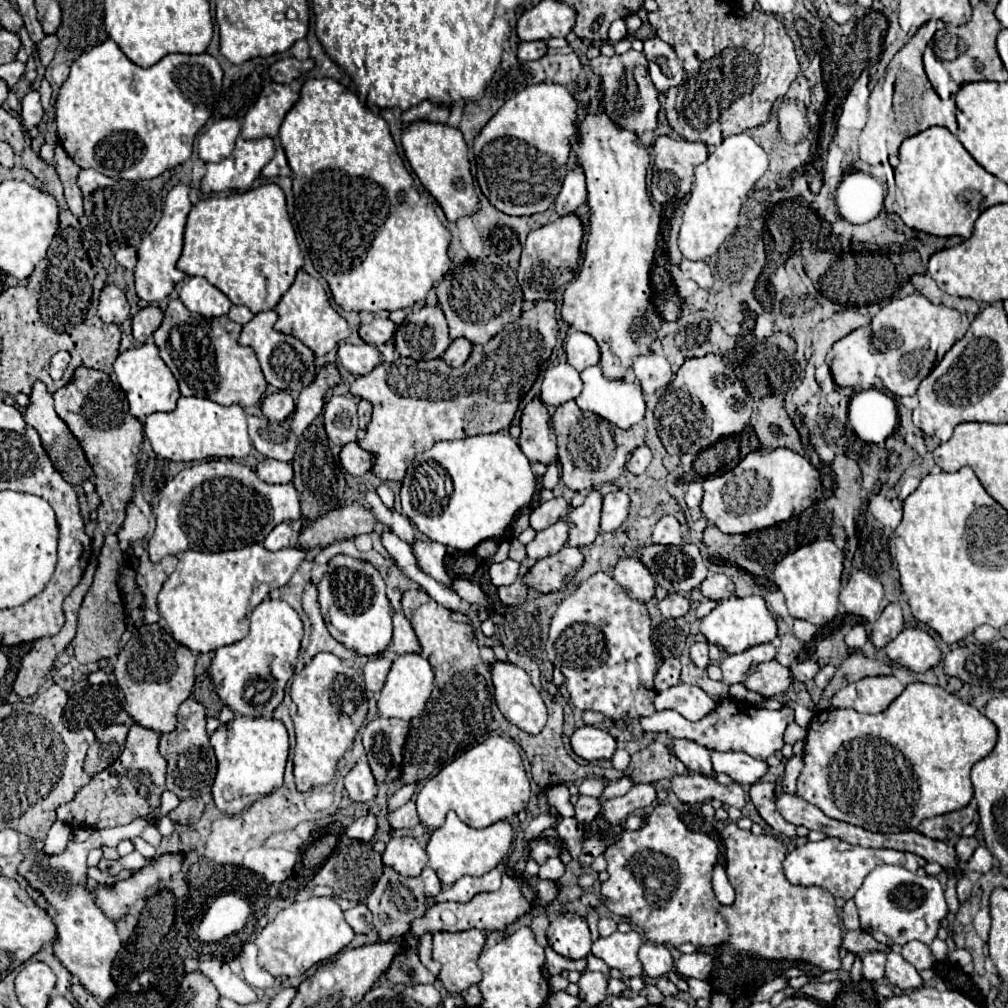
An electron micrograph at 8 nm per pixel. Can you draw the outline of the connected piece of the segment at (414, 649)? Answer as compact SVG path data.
M396 611L392 615L392 621L394 621L394 637L392 637L392 651L398 653L398 655L404 655L404 653L418 653L420 651L420 643L418 643L418 637L410 625L410 621L404 617L402 611Z

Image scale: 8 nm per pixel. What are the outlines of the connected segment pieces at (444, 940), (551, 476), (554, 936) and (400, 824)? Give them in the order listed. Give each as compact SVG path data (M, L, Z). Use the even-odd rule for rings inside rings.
M468 929L460 933L434 933L432 959L442 965L438 979L448 993L462 993L482 979L476 959L484 947L484 933Z
M552 463L552 465L548 467L548 471L546 471L546 475L542 477L542 483L544 483L544 487L546 487L546 489L554 489L554 487L556 487L556 483L558 483L558 479L560 479L558 463Z
M560 913L548 927L546 933L548 945L562 957L582 959L590 955L592 937L586 923L586 917L578 913Z
M410 799L406 805L402 805L396 811L388 811L386 821L392 829L408 829L408 827L416 827L418 821L418 813L416 813L416 805L414 799Z

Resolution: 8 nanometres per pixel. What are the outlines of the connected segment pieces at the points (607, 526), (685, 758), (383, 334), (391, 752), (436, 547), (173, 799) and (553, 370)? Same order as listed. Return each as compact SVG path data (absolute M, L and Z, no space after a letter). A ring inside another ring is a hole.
M614 491L604 495L602 501L602 523L600 523L600 531L614 531L618 529L628 515L628 495L624 491Z
M672 739L672 753L694 773L712 775L712 763L710 763L710 751L702 745L696 745L696 741L684 741L684 739Z
M376 317L370 325L362 325L360 327L360 337L366 341L366 343L372 343L372 345L382 345L386 341L392 339L394 335L394 329L396 325L388 319L388 317Z
M376 717L362 731L362 743L368 755L370 769L378 783L398 779L402 745L408 733L408 723L402 719Z
M416 541L412 545L412 551L414 551L422 571L426 571L434 579L438 579L442 585L450 587L450 577L448 577L448 573L444 569L446 547L442 543L436 543L436 541L428 541L428 543L426 541Z
M164 791L164 793L162 793L162 805L156 809L156 815L158 815L158 817L162 817L162 815L170 813L178 803L180 803L180 799L178 799L174 793Z
M566 361L554 363L546 369L542 381L542 401L546 405L562 405L582 393L580 373Z

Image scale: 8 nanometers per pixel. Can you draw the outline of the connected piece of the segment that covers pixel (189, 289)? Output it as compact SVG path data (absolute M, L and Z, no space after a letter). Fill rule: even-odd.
M186 277L180 289L180 301L188 311L202 317L220 317L226 315L232 307L230 299L220 289L210 285L204 277Z

